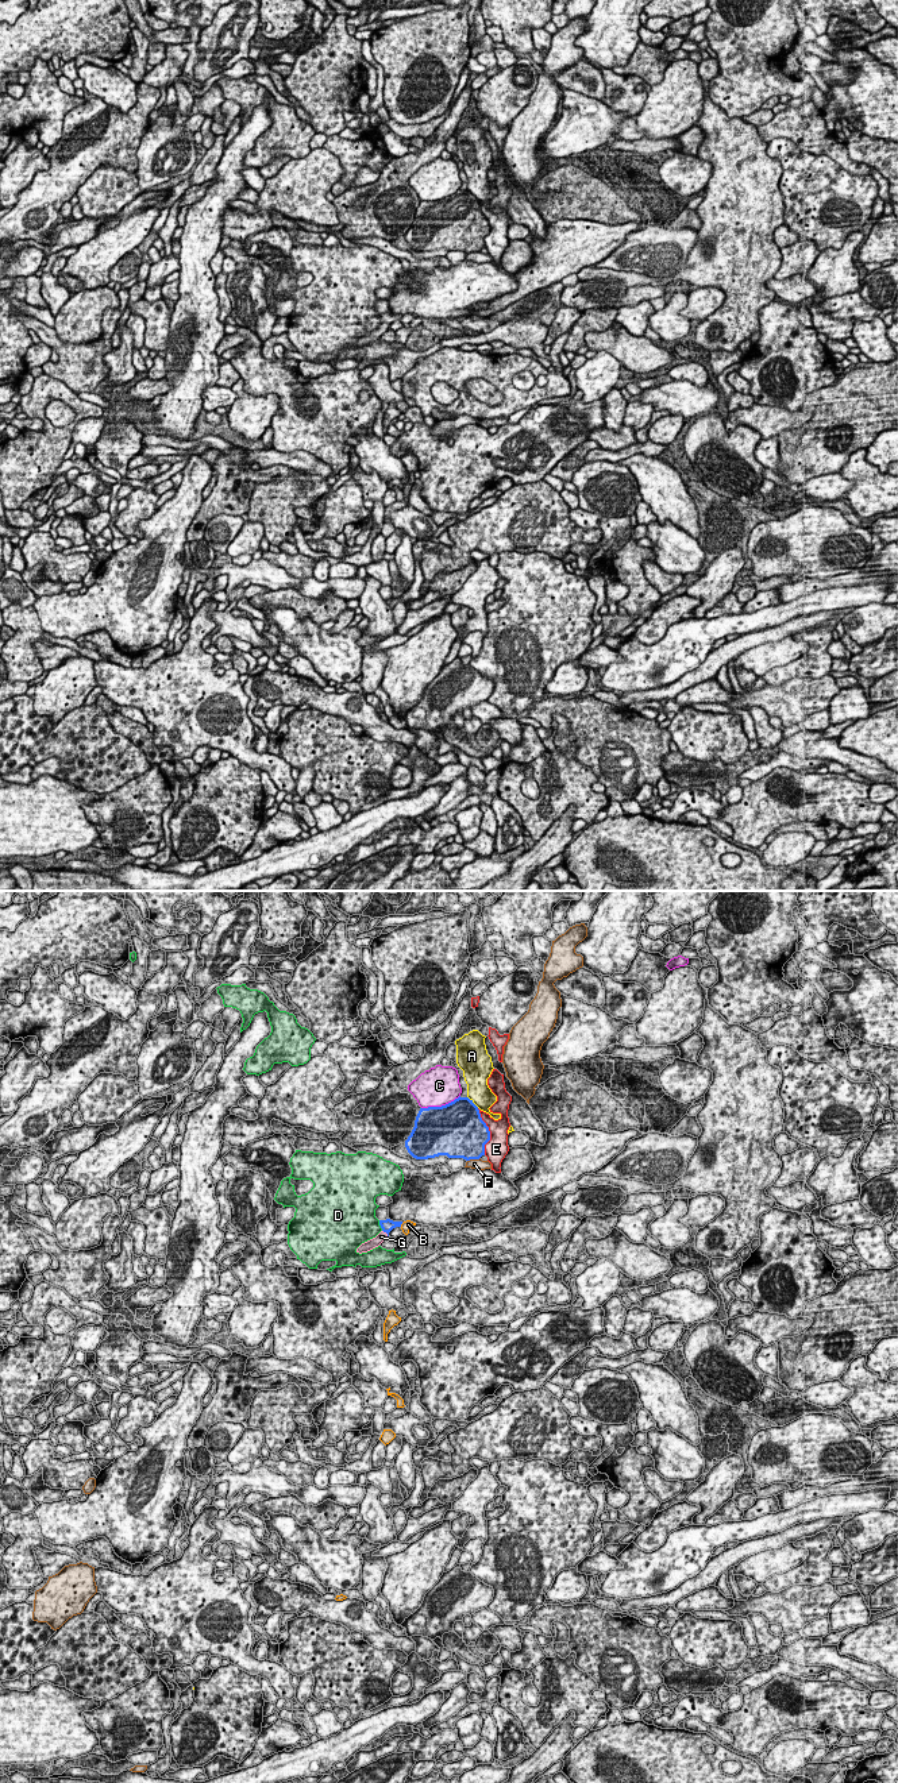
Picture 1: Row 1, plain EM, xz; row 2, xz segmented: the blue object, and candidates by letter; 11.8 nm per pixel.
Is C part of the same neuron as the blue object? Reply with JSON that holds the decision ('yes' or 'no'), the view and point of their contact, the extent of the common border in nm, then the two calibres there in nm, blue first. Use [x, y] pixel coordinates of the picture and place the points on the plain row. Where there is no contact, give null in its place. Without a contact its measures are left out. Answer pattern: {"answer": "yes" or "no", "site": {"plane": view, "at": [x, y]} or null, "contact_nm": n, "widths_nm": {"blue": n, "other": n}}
{"answer": "no", "site": {"plane": "xz", "at": [442, 199]}, "contact_nm": 500, "widths_nm": {"blue": 500, "other": 460}}

